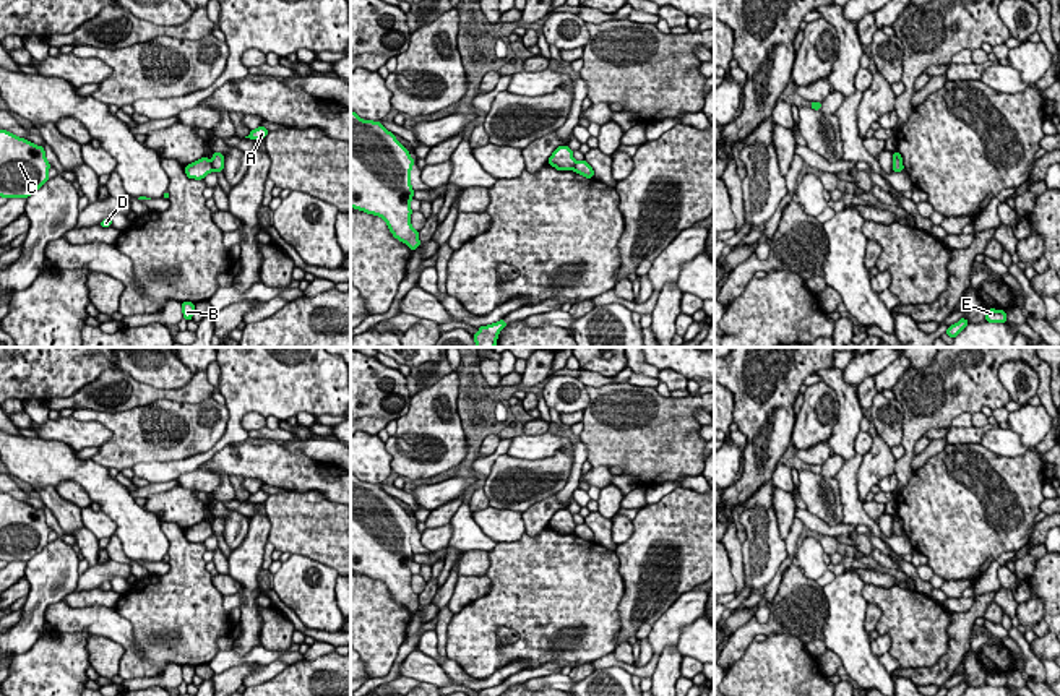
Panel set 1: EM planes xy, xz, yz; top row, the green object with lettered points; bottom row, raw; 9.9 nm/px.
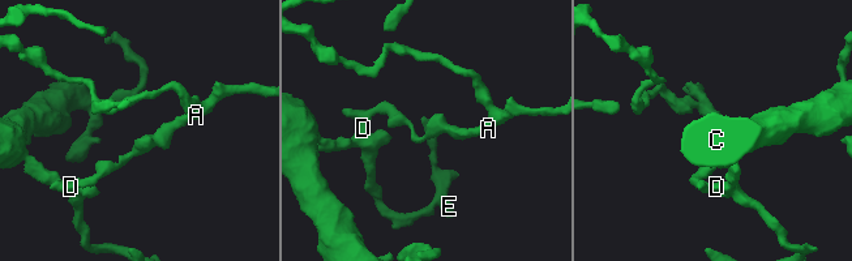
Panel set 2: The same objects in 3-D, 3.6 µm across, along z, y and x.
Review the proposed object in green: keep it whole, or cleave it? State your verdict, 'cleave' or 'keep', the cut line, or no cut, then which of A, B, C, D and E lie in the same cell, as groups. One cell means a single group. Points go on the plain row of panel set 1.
cleave; cut in xy along (210, 524), (213, 534); A / B C D E

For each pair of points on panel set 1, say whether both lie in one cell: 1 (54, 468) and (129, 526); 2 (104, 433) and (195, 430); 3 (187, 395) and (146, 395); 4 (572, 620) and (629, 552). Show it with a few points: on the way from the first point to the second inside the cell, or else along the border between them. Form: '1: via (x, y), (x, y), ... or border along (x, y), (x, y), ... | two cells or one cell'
1: via (75, 469), (83, 471), (117, 505) | one cell
2: border along (75, 419), (99, 422), (112, 435) | two cells
3: via (177, 395), (156, 395) | one cell
4: border along (612, 550), (624, 584), (620, 601) | two cells

